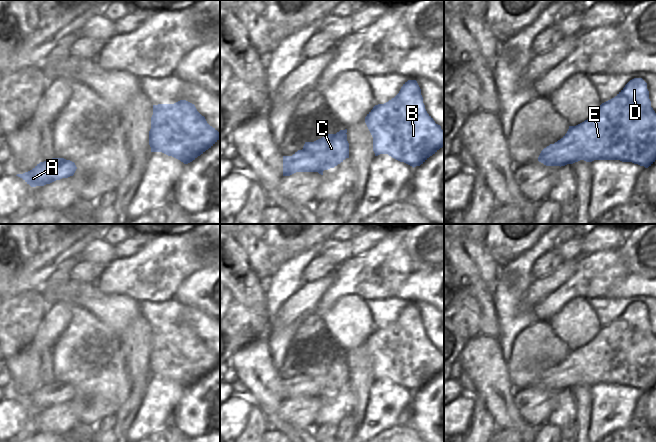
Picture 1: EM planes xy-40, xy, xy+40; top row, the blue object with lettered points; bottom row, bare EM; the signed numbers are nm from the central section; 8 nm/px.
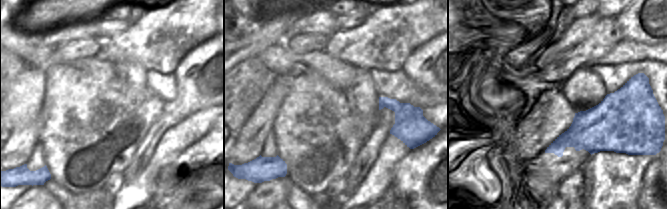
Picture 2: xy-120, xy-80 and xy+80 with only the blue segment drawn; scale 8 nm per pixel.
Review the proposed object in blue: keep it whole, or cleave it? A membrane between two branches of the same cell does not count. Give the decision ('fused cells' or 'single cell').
single cell

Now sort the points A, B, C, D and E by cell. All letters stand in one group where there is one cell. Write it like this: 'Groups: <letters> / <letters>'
Groups: A B C D E.

